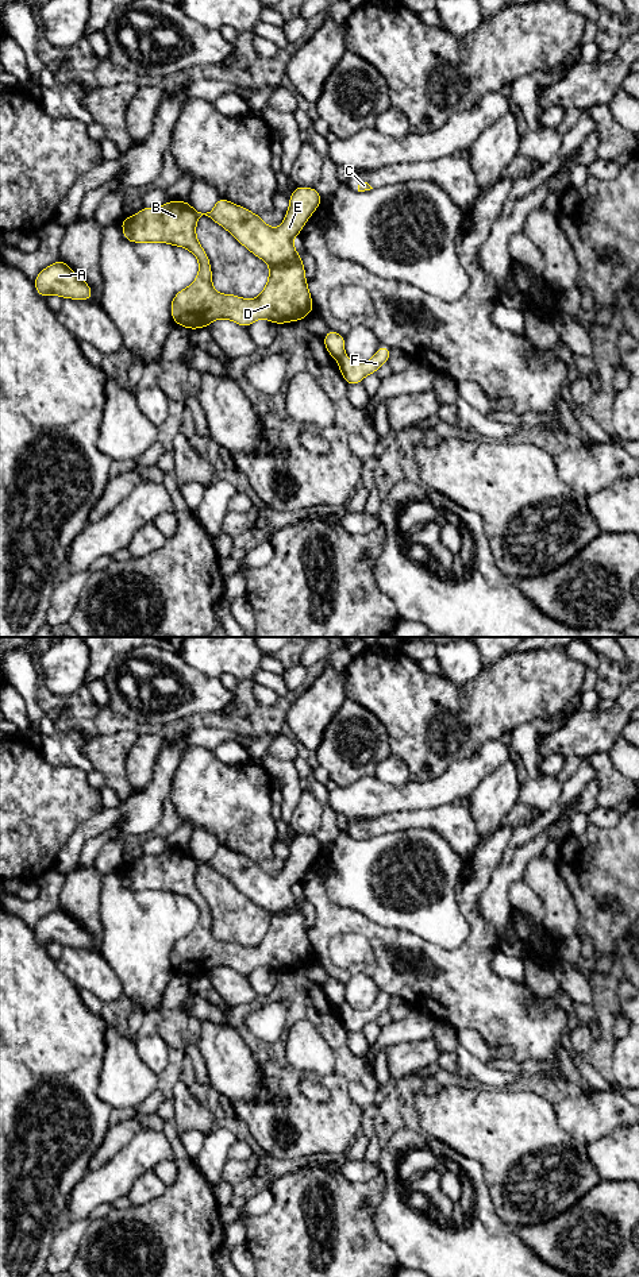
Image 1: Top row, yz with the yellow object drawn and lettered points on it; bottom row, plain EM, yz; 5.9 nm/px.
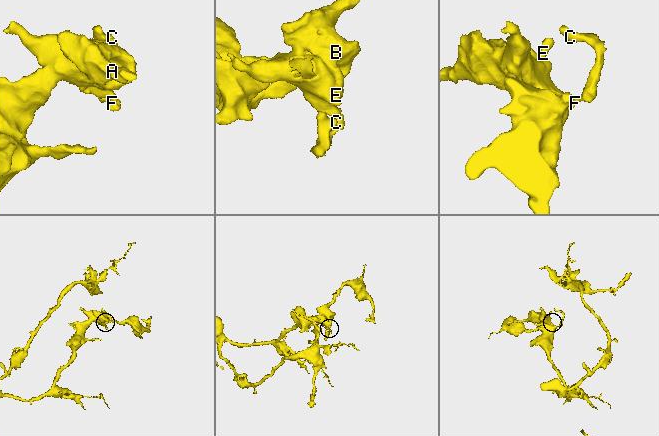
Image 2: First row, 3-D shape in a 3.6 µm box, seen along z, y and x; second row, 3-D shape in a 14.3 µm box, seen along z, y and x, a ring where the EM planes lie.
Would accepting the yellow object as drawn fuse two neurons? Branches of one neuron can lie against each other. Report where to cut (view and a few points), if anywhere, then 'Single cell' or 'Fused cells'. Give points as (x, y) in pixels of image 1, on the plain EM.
Split along yz (343, 1002), (338, 1009). Fused cells

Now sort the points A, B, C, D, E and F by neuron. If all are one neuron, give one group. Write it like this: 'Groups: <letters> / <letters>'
Groups: A B D E / C F

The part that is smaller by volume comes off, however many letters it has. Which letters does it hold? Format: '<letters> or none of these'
C, F

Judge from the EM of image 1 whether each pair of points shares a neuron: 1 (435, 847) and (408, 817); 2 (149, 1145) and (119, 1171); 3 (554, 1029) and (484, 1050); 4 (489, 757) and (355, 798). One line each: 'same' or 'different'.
1: different
2: same
3: different
4: same

